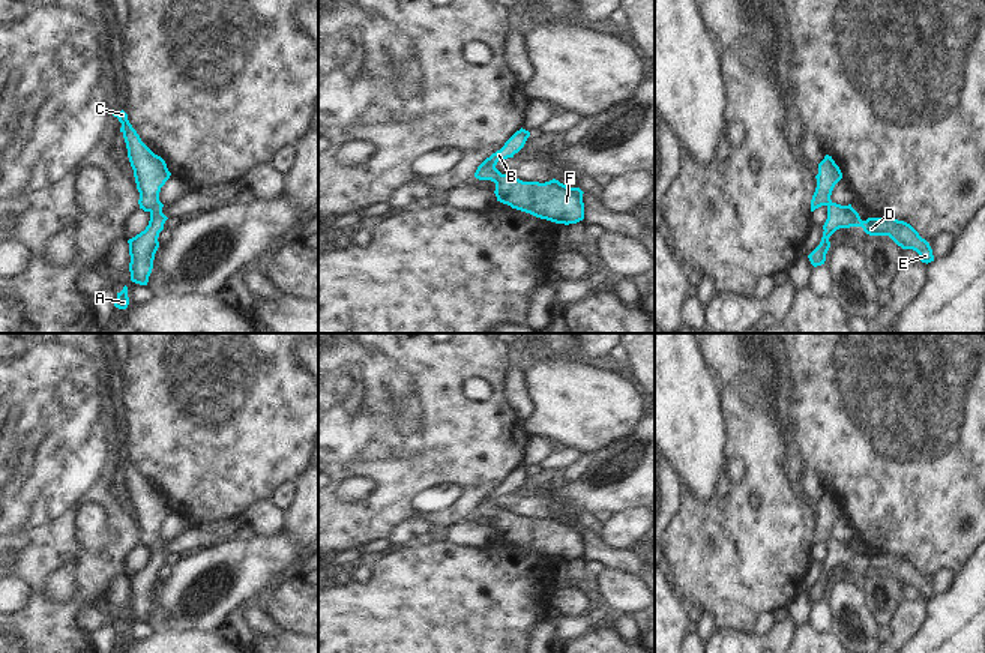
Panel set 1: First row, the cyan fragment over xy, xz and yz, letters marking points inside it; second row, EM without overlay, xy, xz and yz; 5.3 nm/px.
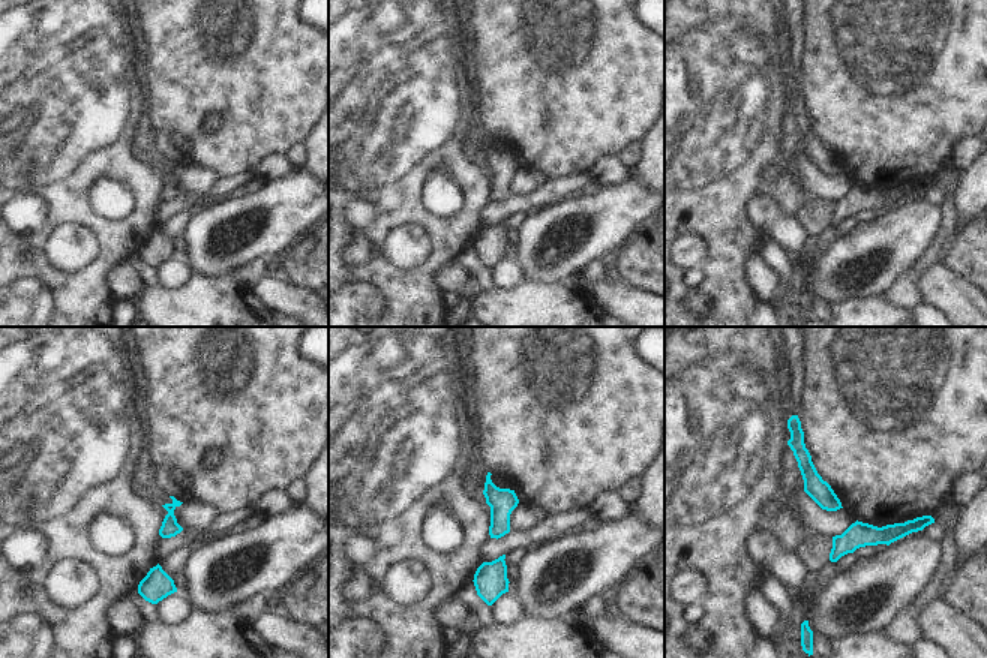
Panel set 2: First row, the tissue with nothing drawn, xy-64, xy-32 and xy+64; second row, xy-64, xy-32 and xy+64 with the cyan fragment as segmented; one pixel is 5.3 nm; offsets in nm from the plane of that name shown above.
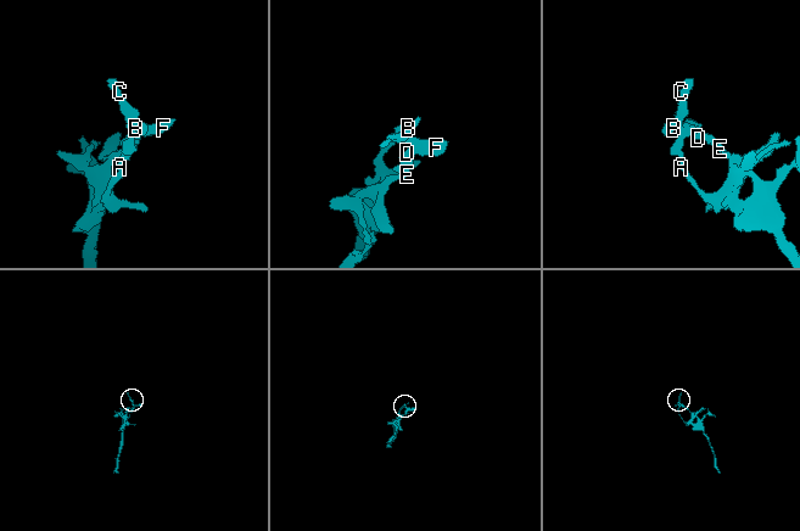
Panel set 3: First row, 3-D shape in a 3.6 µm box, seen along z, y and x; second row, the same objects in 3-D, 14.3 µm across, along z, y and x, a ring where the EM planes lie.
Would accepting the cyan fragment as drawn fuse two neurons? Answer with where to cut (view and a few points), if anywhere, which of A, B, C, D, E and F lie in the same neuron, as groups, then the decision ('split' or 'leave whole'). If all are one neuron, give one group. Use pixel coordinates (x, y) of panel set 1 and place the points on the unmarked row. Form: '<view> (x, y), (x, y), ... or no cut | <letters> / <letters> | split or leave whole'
no cut | A B C D E F | leave whole

